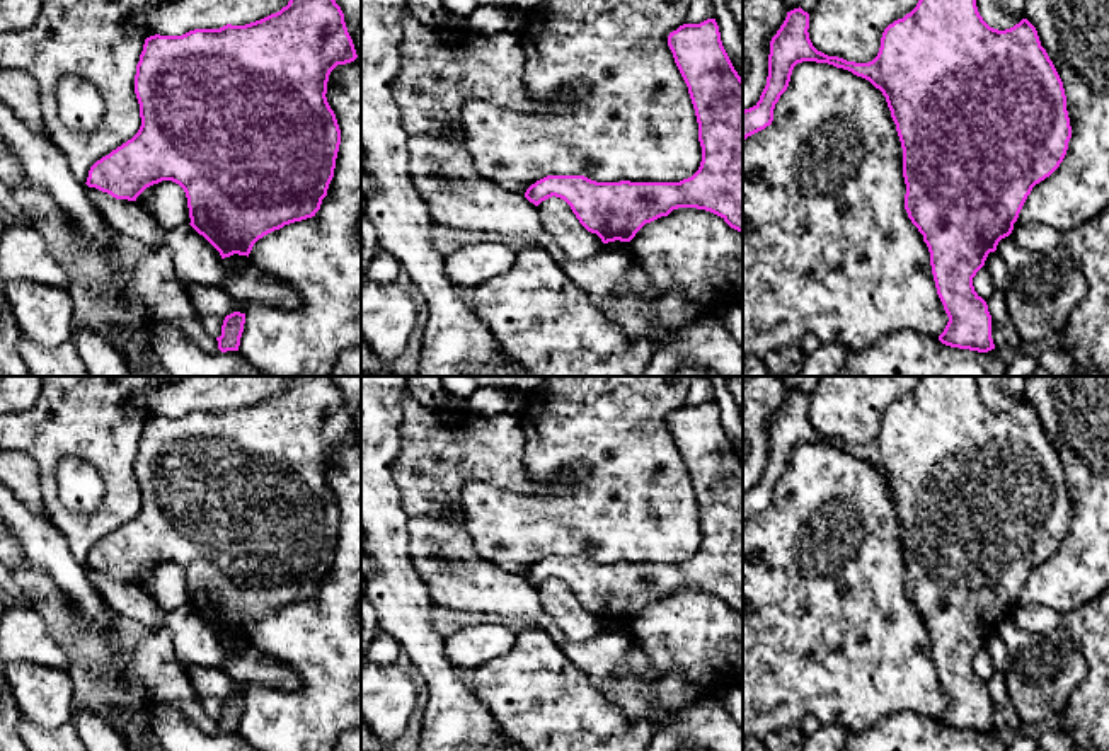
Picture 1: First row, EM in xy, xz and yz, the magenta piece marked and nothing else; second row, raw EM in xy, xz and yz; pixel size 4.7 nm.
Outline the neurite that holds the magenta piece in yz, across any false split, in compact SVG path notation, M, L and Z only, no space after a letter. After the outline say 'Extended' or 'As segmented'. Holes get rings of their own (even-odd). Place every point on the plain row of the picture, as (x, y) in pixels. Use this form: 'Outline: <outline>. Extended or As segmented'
Outline: M920 376L910 395L884 410L879 434L869 444L818 433L807 410L809 395L799 388L787 393L772 419L767 467L760 482L743 492L743 523L772 506L775 485L787 472L797 444L828 444L869 461L886 479L896 506L903 530L905 591L928 628L937 676L949 698L939 722L978 734L995 731L991 697L986 683L974 673L973 659L985 647L988 635L997 632L998 623L1012 615L1032 569L1060 548L1072 519L1063 463L1041 427L1036 409L1027 400L1005 412L990 409L978 393L976 376Z. As segmented

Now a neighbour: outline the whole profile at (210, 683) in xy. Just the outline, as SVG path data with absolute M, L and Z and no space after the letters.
M187 666L191 685L198 700L211 719L221 717L221 707L227 697L233 693L245 695L247 683L235 681L221 668Z

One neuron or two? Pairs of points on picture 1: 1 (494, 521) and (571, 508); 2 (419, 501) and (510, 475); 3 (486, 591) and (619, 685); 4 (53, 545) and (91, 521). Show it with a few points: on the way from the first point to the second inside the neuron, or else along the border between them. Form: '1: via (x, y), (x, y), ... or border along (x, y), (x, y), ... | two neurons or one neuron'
1: via (513, 521), (552, 521) | one neuron
2: via (442, 479), (452, 469), (488, 469) | one neuron
3: via (518, 600), (569, 647), (586, 656) | one neuron
4: border along (46, 515), (62, 533), (70, 554), (84, 566) | two neurons

